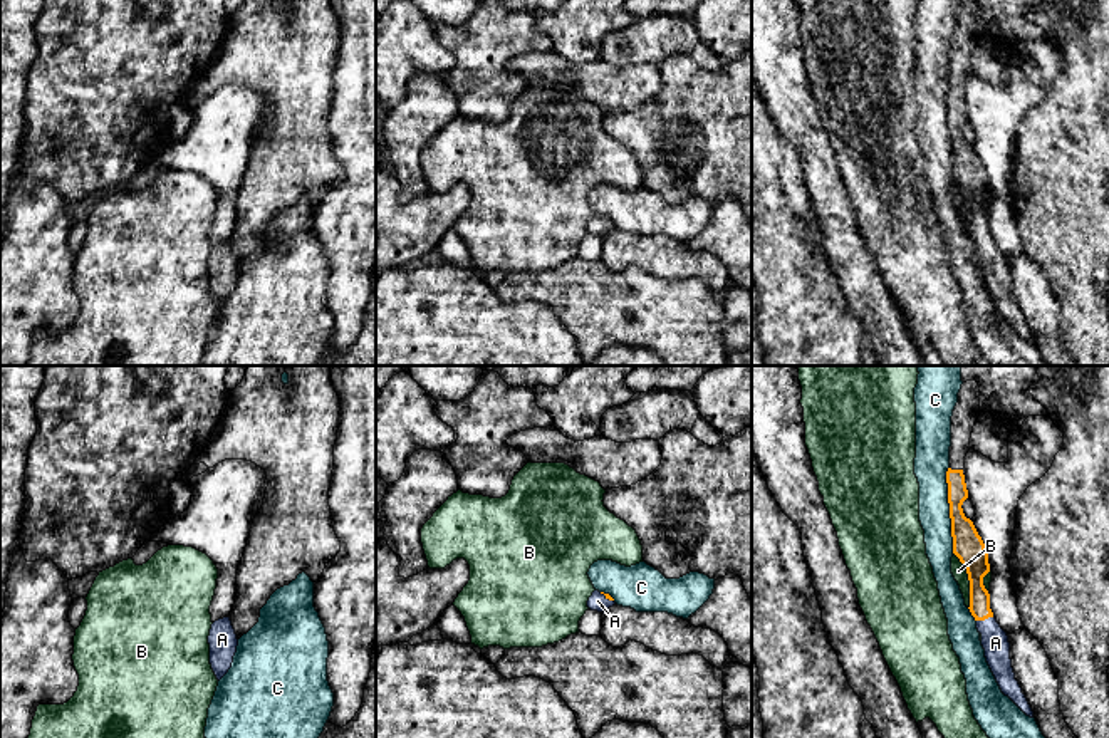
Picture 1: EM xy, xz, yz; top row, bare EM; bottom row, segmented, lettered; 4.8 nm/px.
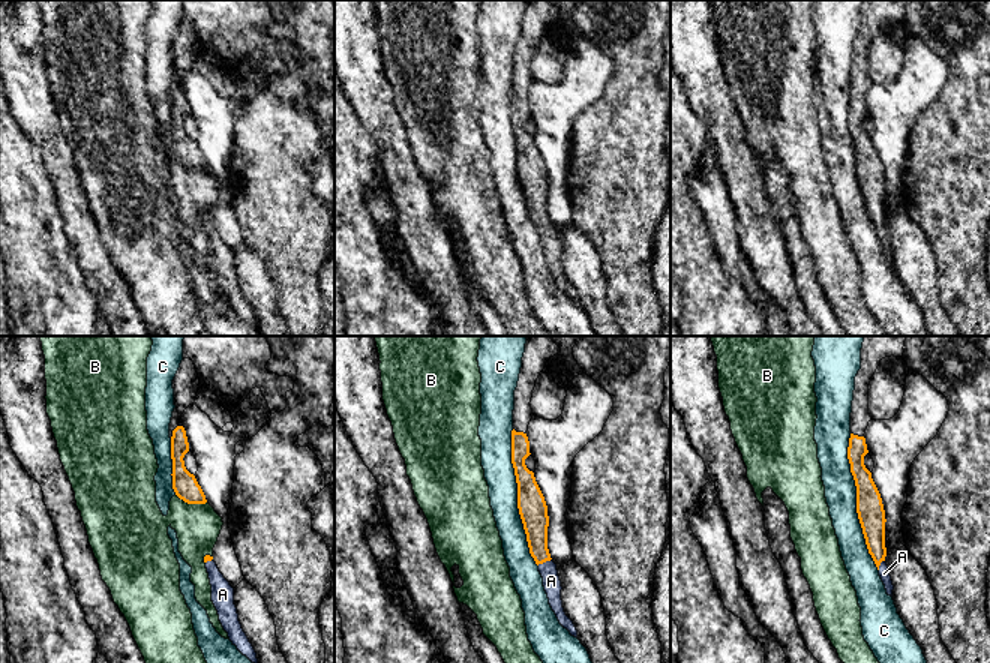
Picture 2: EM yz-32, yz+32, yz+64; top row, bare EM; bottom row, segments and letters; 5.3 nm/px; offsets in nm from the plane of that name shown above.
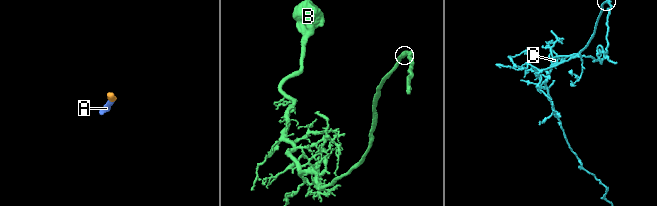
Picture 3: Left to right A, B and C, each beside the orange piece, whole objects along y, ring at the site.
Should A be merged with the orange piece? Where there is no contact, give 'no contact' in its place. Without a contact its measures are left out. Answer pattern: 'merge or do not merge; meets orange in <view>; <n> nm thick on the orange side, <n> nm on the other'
merge; meets orange in yz; 100 nm thick on the orange side, 130 nm on the other

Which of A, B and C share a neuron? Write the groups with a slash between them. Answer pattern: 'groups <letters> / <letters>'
groups A / B / C

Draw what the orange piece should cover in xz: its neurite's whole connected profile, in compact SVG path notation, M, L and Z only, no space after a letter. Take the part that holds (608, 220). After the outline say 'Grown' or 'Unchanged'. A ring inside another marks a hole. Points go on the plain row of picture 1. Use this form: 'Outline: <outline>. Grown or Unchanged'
Outline: M594 215L592 220L587 225L587 231L591 235L606 236L609 231L612 231L616 226L609 218L601 218L599 215Z. Grown

